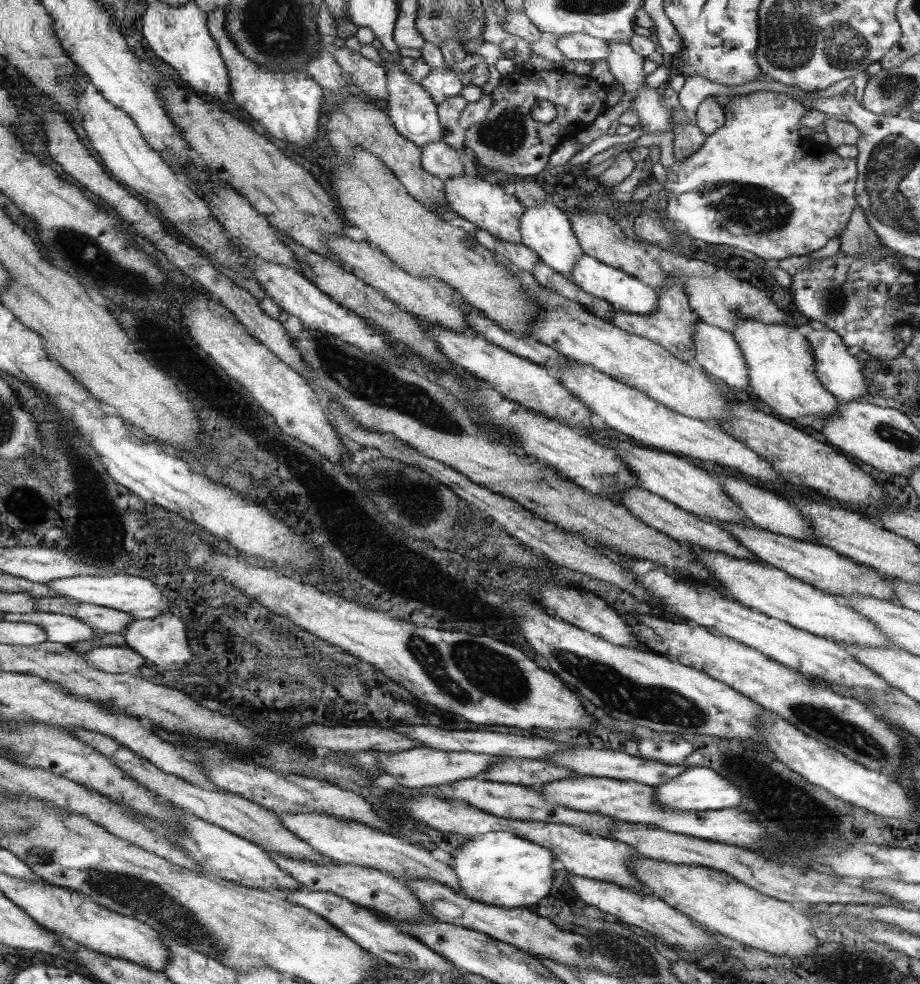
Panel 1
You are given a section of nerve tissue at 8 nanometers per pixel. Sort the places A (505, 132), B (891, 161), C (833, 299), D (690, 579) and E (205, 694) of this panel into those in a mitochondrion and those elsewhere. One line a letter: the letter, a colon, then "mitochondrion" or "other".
A: mitochondrion
B: mitochondrion
C: mitochondrion
D: other
E: other

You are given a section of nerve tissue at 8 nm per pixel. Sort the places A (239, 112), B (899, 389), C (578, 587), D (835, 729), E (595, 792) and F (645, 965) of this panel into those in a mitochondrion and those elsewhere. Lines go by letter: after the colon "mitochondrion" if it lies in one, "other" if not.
A: other
B: other
C: other
D: mitochondrion
E: other
F: mitochondrion

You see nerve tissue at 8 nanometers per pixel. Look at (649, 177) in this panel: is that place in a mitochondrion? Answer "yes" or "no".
no

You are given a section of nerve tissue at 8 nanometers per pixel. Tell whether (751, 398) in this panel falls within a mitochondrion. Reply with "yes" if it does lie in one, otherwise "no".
no

